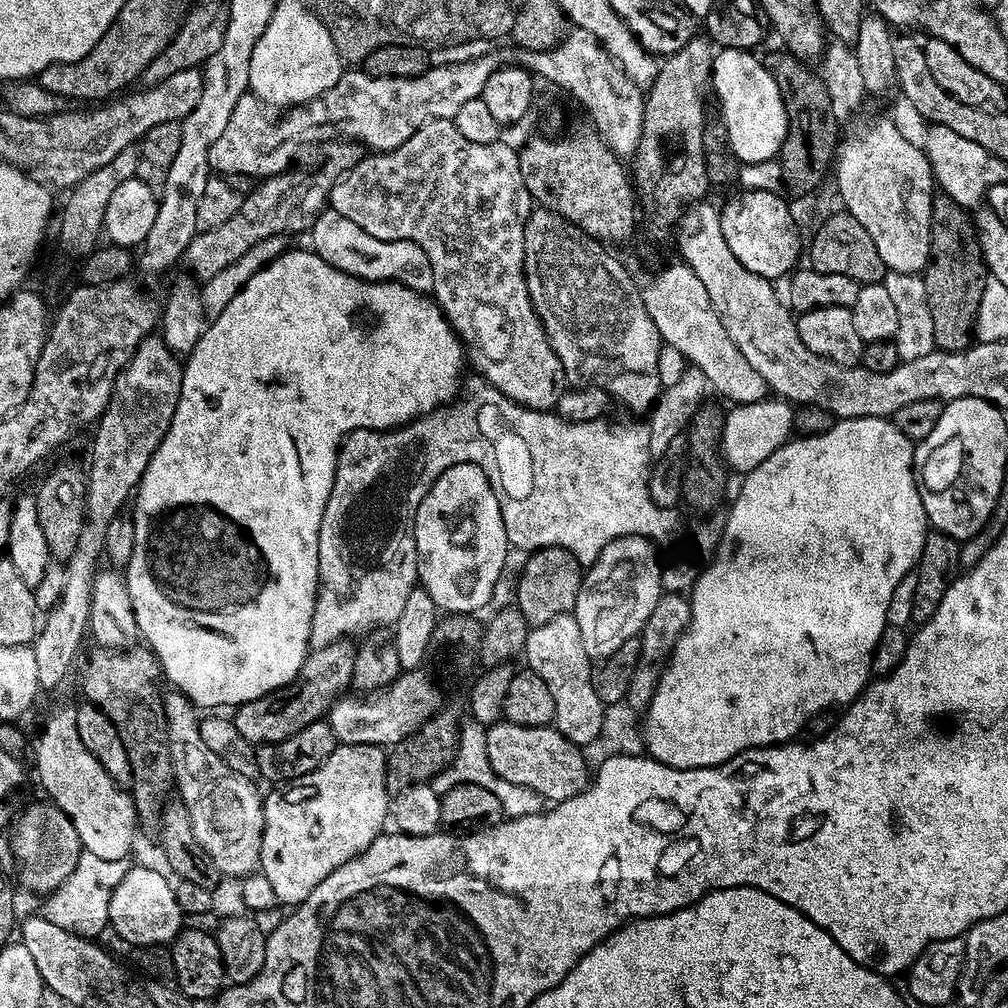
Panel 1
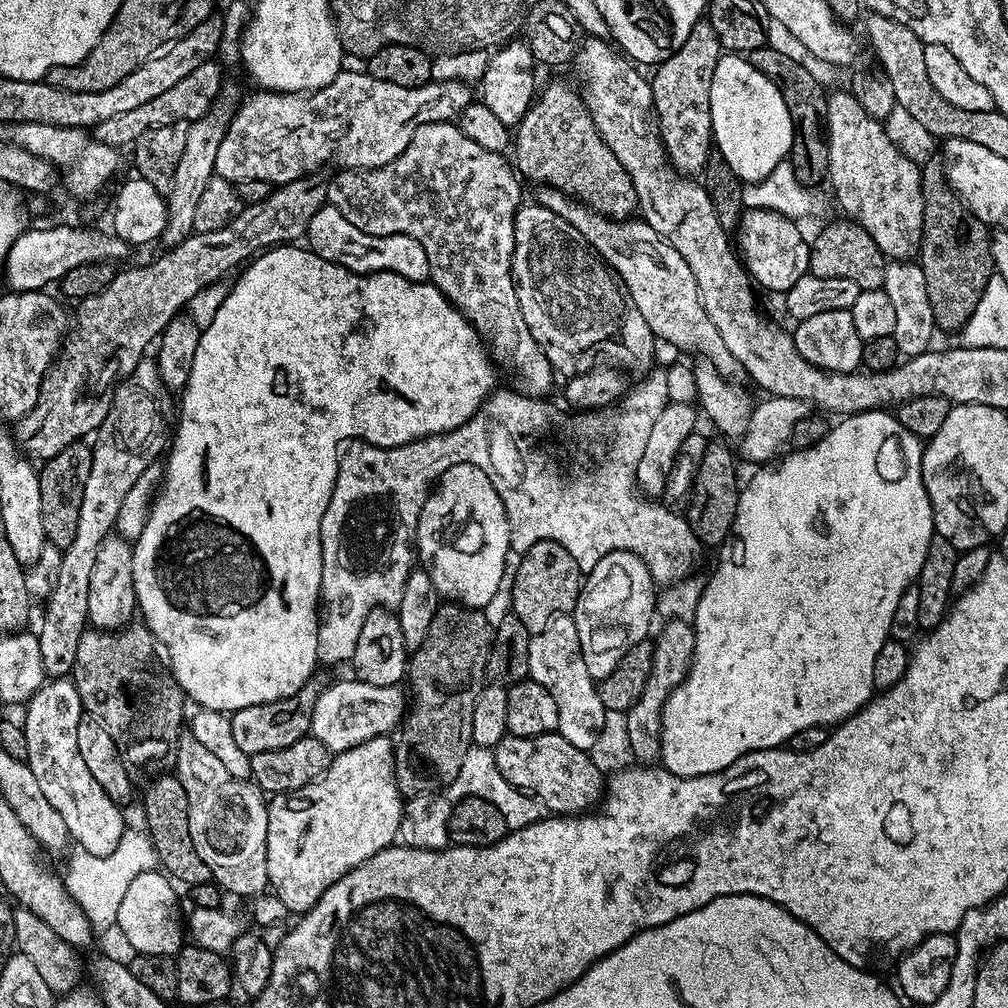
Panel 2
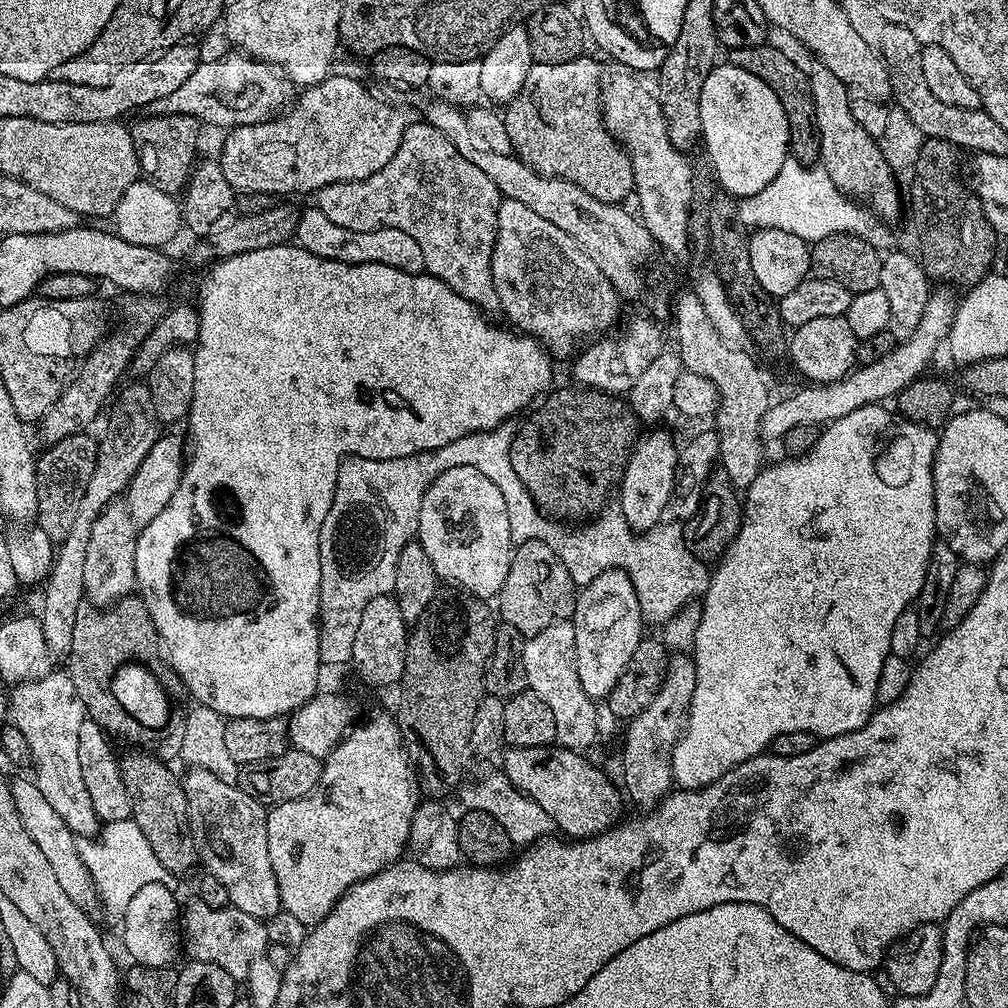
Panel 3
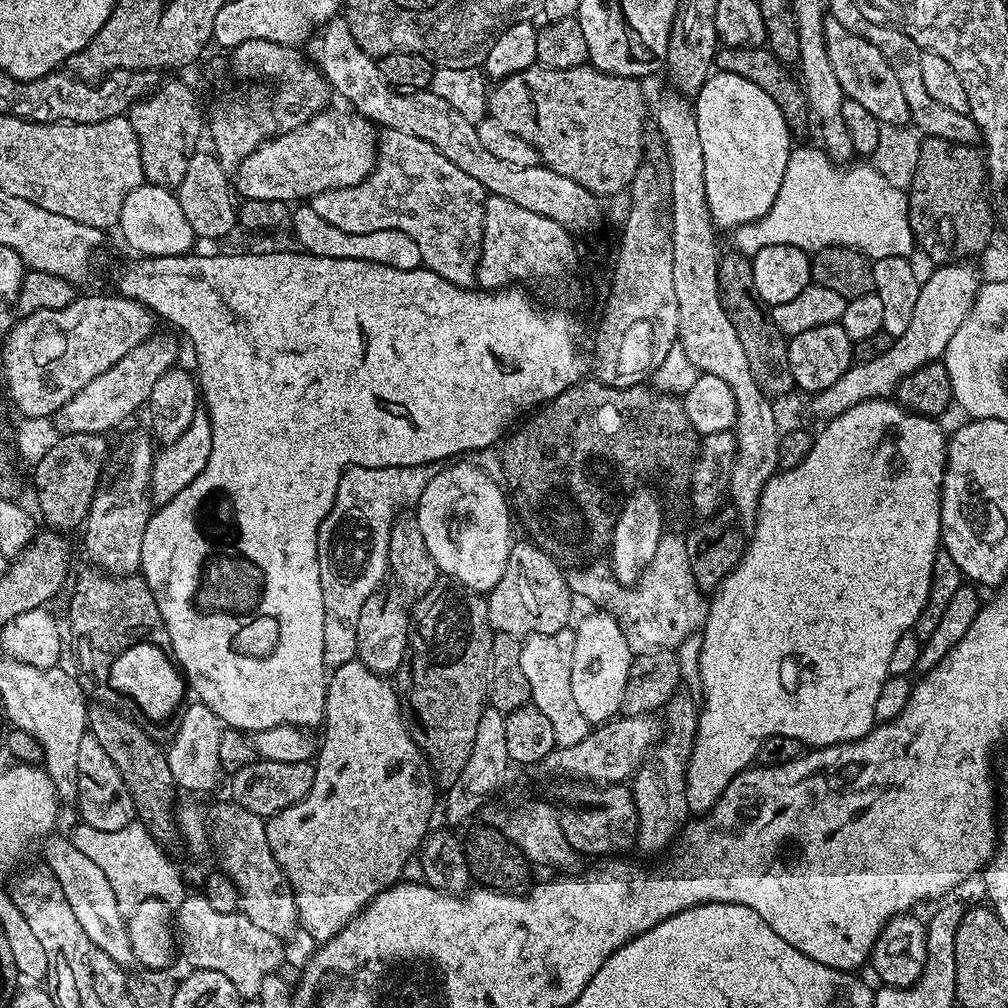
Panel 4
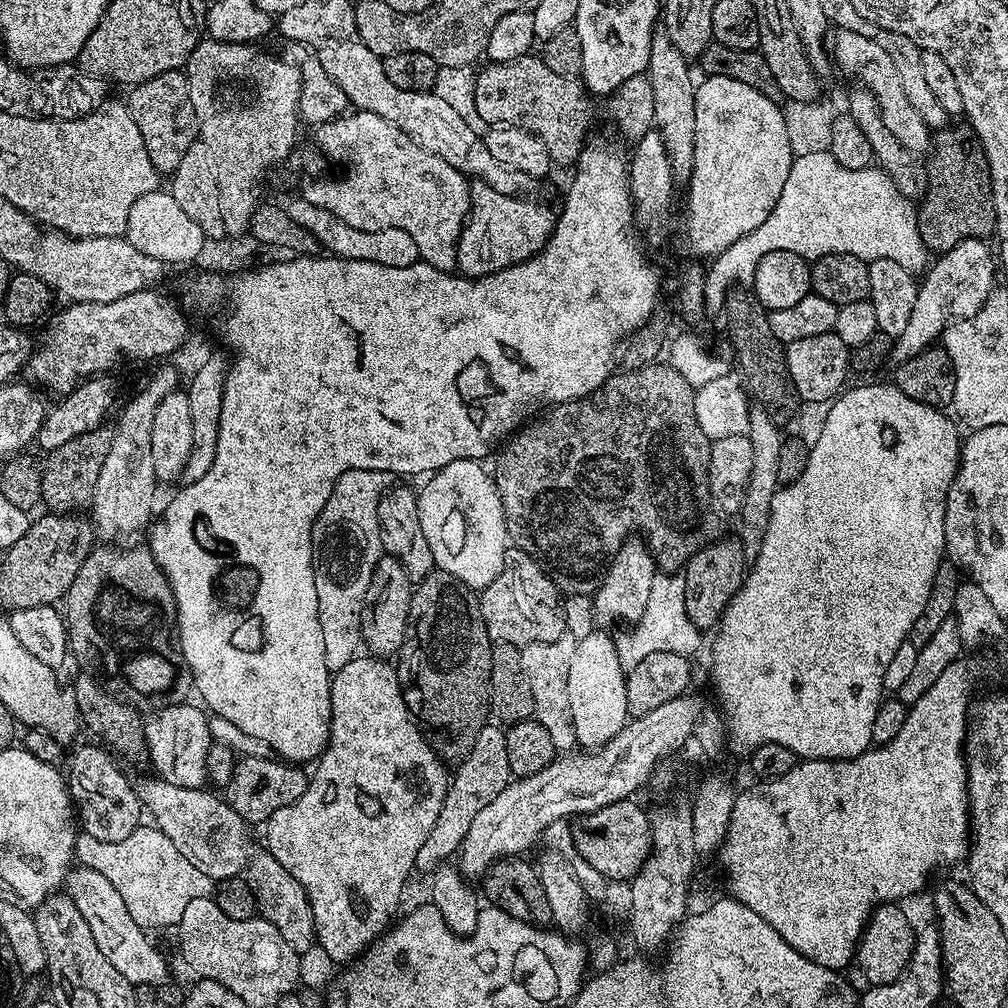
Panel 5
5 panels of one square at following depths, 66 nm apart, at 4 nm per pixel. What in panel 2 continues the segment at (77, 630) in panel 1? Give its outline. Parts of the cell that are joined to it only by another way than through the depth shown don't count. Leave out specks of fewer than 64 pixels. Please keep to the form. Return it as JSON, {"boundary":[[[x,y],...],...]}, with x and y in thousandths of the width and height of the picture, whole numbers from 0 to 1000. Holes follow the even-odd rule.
{"boundary":[[[154,356],[139,357],[111,390],[109,407],[95,426],[89,440],[91,461],[89,474],[85,474],[83,479],[81,502],[77,506],[77,530],[73,530],[73,538],[63,545],[61,565],[44,599],[44,616],[38,622],[45,672],[63,673],[70,668],[73,652],[77,650],[77,637],[88,622],[89,565],[93,565],[97,542],[101,542],[103,535],[114,525],[121,497],[133,478],[137,478],[141,466],[156,459],[159,451],[164,451],[172,429],[172,390],[161,379]]]}

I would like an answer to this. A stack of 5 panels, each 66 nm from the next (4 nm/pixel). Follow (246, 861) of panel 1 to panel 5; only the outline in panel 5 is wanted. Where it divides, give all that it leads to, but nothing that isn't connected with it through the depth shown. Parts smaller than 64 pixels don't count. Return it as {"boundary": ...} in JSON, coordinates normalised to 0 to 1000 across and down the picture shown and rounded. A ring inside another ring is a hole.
{"boundary":[[[258,843],[255,849],[253,846],[249,850],[244,872],[254,888],[255,906],[274,920],[276,927],[284,931],[295,946],[308,942],[313,937],[313,916],[304,883],[300,883],[296,871],[292,871],[292,867],[288,867],[288,863],[284,863],[284,859],[276,856],[265,843]]]}

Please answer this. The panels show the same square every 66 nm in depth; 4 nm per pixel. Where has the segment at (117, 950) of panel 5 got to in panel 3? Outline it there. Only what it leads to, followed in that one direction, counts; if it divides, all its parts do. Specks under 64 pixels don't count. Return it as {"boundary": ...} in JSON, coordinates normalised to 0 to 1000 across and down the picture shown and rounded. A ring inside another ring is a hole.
{"boundary":[[[13,773],[10,781],[14,800],[22,812],[22,819],[26,823],[26,827],[30,827],[30,831],[34,831],[38,843],[42,843],[42,847],[46,850],[46,855],[50,855],[62,883],[65,883],[67,890],[73,891],[73,895],[78,901],[90,902],[90,897],[94,898],[97,890],[91,875],[91,868],[87,866],[81,855],[81,847],[77,847],[75,826],[69,823],[69,819],[65,819],[65,815],[62,815],[62,812],[58,812],[58,804],[54,804],[54,800],[50,800],[50,796],[46,796],[46,792],[42,792],[42,784],[38,784],[35,773],[16,775]]]}

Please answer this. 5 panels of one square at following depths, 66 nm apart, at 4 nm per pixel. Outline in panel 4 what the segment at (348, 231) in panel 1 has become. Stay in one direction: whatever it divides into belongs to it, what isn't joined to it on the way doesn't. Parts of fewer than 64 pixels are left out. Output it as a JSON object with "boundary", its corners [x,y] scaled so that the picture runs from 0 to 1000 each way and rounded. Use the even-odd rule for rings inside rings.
{"boundary":[[[298,204],[289,211],[288,225],[294,233],[299,247],[313,254],[323,256],[347,256],[362,258],[379,264],[391,264],[391,268],[411,268],[418,265],[415,243],[407,232],[399,232],[399,228],[371,228],[367,232],[343,232],[343,228],[335,228],[335,224],[327,224],[323,216],[315,216],[308,204]]]}

